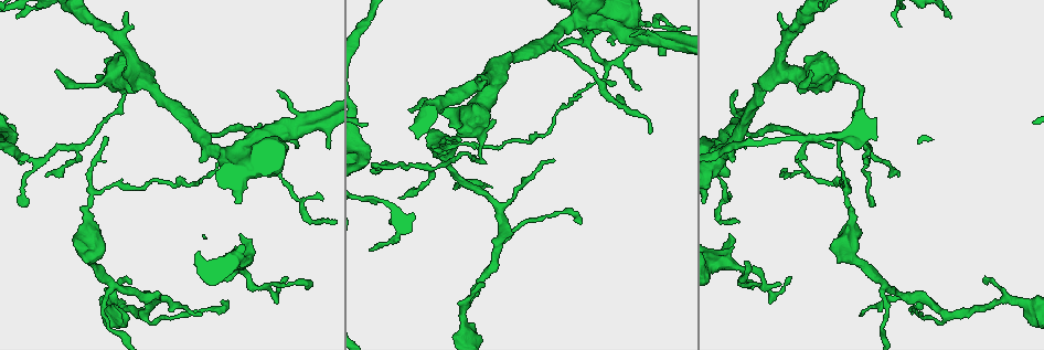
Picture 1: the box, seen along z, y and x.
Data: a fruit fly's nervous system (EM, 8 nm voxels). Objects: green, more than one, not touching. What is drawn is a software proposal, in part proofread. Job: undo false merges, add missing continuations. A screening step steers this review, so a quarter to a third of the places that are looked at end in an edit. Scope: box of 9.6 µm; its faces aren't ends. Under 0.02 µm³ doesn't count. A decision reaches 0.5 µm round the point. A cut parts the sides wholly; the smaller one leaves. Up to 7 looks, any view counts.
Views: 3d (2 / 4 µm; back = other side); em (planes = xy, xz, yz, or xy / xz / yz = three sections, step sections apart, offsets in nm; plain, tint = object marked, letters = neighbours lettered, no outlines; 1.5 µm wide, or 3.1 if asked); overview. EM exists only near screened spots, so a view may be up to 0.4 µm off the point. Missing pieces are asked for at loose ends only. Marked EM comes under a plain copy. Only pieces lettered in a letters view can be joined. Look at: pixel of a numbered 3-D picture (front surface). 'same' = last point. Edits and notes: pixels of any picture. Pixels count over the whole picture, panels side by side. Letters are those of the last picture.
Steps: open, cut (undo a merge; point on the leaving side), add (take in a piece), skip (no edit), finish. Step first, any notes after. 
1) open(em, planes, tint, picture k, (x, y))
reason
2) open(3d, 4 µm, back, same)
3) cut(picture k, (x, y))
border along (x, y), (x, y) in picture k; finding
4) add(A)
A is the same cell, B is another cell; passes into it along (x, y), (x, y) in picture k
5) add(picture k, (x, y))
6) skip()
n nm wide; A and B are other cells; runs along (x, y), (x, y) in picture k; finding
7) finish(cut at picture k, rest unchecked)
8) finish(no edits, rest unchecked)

open(em, planes, tint, picture 1, (239, 236))
an open end

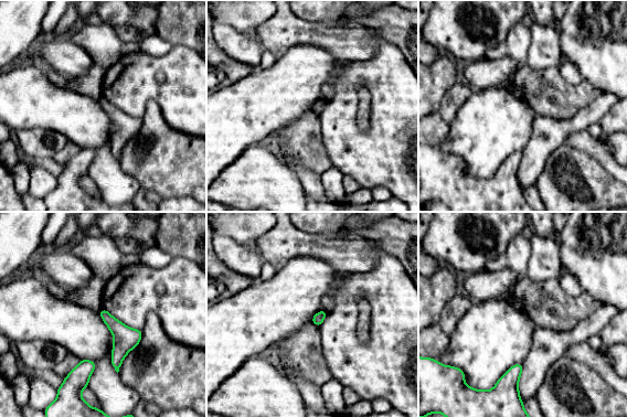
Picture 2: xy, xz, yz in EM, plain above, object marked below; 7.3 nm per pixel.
open(em, planes, letters, same)
what lies round it

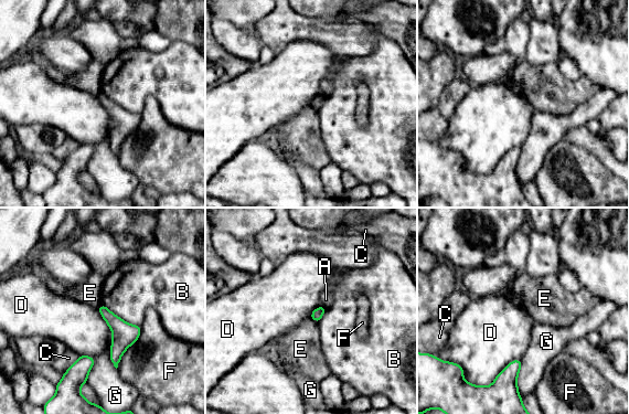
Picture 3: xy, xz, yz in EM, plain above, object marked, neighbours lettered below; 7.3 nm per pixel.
skip()
A, B, C, D, E, F and G are other cells; border along (97, 308), (112, 332), (110, 351) in picture 3; no lettered piece goes on from it

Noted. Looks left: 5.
open(3d, 4 µm, picture 1, (550, 40))
abrupt turn

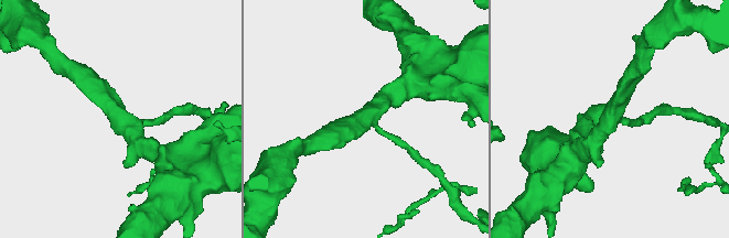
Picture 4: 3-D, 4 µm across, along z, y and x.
open(em, planes, letters, picture 4, (367, 114))
3 arms

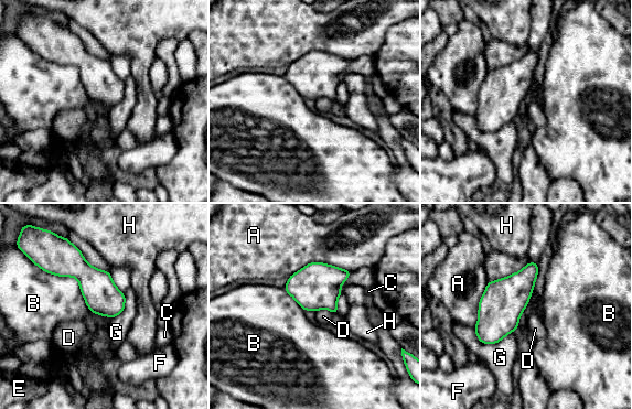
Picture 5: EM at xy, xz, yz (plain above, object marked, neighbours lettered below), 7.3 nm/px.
skip()
B touches over 480 nm; A, B, C, D, E, F, G and H are other cells; border along (351, 270), (308, 262), (288, 278) in picture 5; continuous, no second neuron

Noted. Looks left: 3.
open(3d, 2 µm, picture 1, (661, 53))
thin end

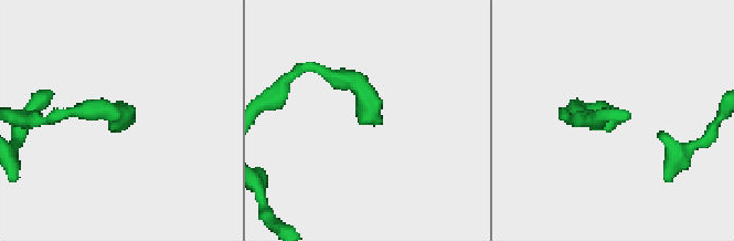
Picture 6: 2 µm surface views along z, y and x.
open(em, planes, letters, picture 6, (129, 124))
now the EM

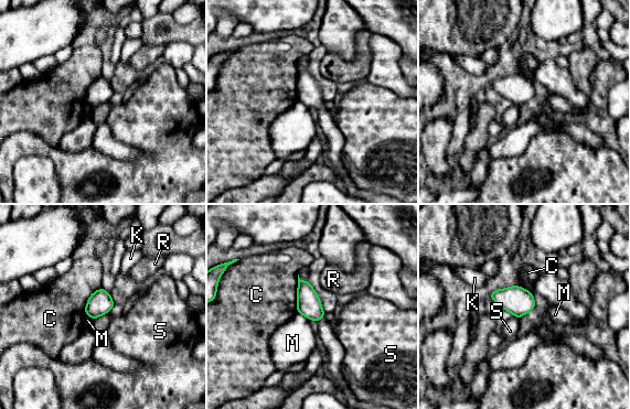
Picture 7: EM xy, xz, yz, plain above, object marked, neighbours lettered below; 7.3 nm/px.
skip()
C, K, M, R and S are other cells; border along (514, 315), (518, 319) in picture 7; none of them fits

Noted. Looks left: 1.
finish(no edits, rest unchecked)

